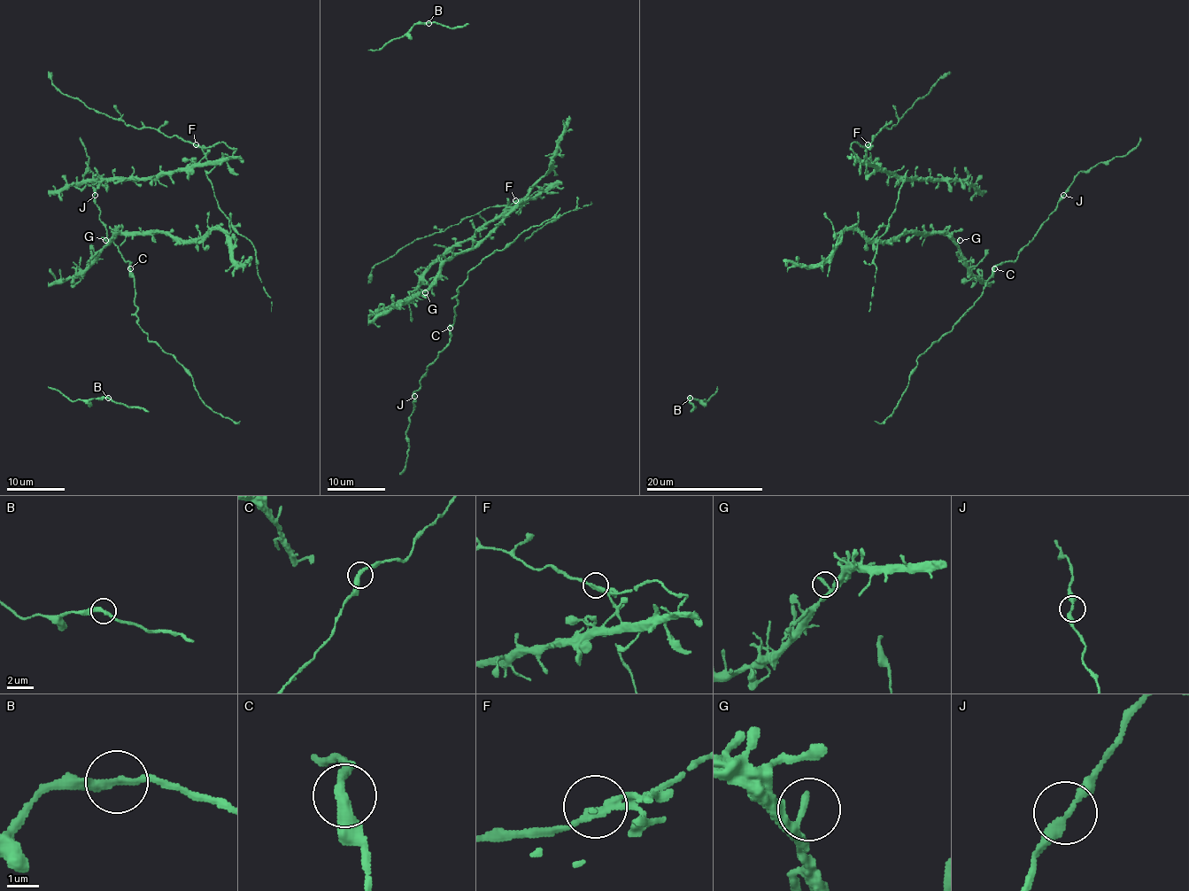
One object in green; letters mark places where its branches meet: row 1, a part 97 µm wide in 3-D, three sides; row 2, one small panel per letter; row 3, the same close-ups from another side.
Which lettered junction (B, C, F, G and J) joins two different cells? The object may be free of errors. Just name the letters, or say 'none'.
none

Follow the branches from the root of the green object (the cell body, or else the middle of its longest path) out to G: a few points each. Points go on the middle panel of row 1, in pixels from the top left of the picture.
G: (479, 243), (451, 256), (441, 267), (441, 276), (425, 292)

